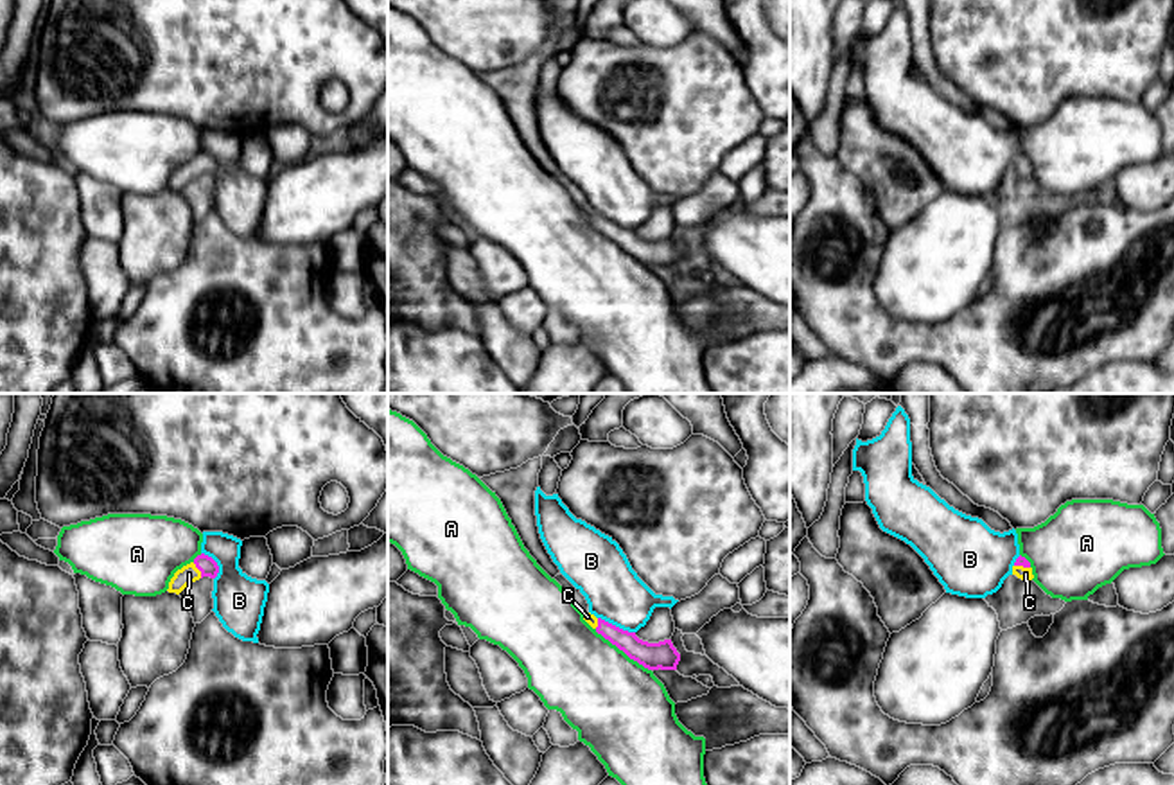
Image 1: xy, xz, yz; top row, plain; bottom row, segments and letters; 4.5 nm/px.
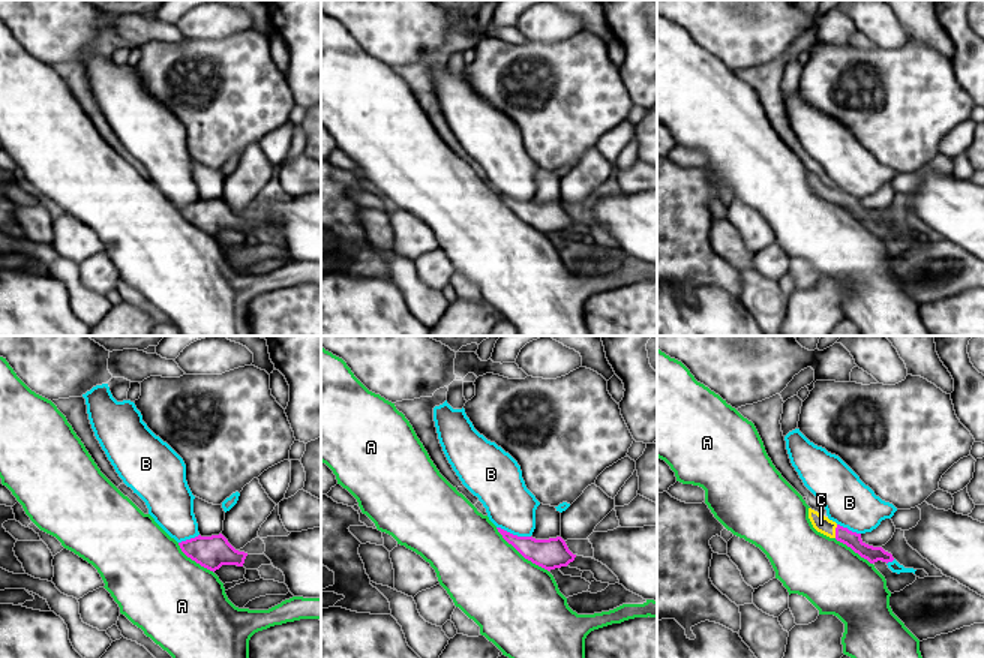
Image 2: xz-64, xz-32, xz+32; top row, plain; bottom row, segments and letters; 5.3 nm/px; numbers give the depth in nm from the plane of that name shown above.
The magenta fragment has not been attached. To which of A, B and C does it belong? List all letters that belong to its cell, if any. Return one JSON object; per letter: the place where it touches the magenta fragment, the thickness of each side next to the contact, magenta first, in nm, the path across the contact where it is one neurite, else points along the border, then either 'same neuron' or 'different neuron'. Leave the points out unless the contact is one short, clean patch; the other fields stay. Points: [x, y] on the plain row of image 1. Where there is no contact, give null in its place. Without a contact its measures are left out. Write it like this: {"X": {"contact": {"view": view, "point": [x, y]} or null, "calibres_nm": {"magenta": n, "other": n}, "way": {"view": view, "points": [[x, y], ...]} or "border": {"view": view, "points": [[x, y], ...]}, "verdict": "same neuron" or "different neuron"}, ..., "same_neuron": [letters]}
{"A": {"contact": {"view": "xz", "point": [623, 248]}, "calibres_nm": {"magenta": 120, "other": 420}, "border": {"view": "xz", "points": [[595, 227], [650, 268]]}, "verdict": "different neuron"}, "B": {"contact": {"view": "xz", "point": [614, 223]}, "calibres_nm": {"magenta": 120, "other": 260}, "border": {"view": "xz", "points": [[598, 214], [634, 230]]}, "verdict": "different neuron"}, "C": {"contact": {"view": "xy", "point": [198, 166]}, "calibres_nm": {"magenta": 80, "other": 90}, "way": {"view": "xy", "points": [[203, 160], [198, 166], [189, 171]]}, "verdict": "same neuron"}, "same_neuron": ["C"]}

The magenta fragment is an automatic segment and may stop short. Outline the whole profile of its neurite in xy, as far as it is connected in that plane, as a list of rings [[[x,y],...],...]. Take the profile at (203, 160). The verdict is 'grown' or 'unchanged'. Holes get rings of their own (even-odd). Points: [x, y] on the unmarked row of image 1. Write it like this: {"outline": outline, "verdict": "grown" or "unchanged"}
{"outline": [[[201,151],[190,162],[183,163],[174,171],[167,189],[180,192],[188,181],[203,174],[215,176],[217,171],[219,171],[217,160],[212,154]]], "verdict": "grown"}

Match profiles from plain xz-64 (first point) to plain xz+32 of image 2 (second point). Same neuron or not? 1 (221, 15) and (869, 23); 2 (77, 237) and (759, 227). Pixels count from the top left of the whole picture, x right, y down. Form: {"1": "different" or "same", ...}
{"1": "same", "2": "same"}

